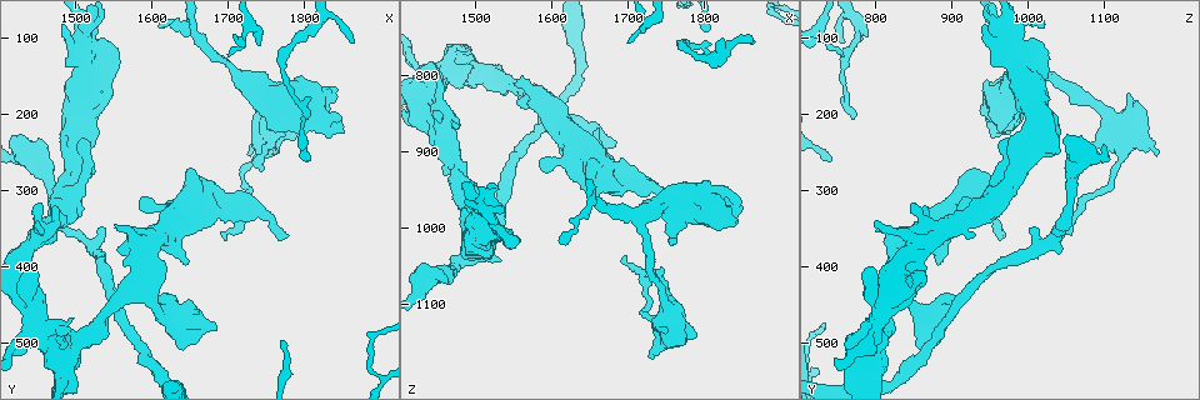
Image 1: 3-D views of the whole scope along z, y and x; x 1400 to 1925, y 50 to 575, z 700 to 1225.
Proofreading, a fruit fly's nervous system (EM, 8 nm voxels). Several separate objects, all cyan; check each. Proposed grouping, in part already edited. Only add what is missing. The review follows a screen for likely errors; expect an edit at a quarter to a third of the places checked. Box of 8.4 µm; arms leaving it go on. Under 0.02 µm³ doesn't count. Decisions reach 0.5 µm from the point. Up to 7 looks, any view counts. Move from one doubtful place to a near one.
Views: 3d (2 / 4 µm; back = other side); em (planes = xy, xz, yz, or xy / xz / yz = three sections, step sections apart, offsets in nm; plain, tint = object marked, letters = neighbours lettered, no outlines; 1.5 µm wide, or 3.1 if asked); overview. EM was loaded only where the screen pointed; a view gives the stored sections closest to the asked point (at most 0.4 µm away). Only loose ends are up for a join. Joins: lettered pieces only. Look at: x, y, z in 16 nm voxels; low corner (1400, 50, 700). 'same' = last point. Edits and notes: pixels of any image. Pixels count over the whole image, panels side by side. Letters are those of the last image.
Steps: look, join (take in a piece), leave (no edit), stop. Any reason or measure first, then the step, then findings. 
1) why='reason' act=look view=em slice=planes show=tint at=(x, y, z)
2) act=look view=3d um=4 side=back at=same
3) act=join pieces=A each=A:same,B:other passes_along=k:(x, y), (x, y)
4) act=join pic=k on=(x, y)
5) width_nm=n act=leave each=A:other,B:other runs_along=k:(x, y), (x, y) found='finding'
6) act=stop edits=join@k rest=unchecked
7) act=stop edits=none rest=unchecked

why='thin end' act=look view=em slice=xy step=8 show=letters at=(1780, 365, 970)

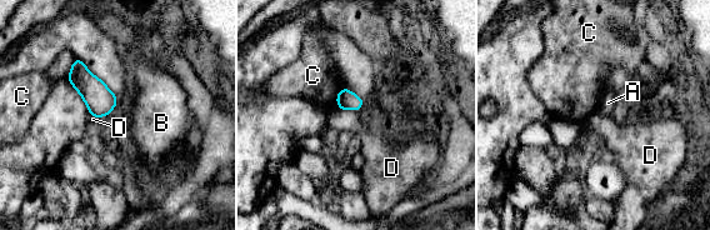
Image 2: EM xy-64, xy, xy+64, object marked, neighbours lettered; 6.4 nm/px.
act=leave each=A:other,B:other,C:other,D:other border=2:(339, 108), (358, 111) found='none of them fits'

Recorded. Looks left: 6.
why='free end' act=look view=3d um=4 at=(1790, 225, 1140)

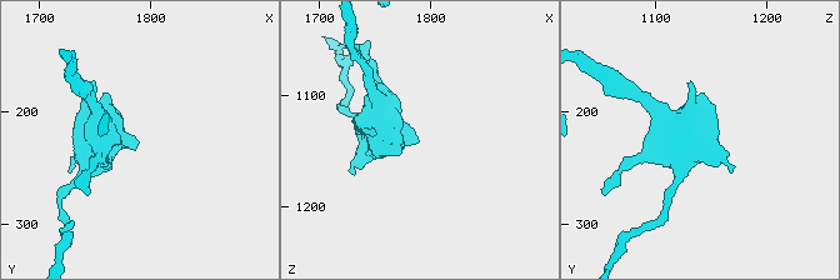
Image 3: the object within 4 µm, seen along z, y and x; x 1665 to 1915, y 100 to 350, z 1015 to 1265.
act=look view=em um=3.1 slice=planes show=letters at=(1788, 226, 1134)

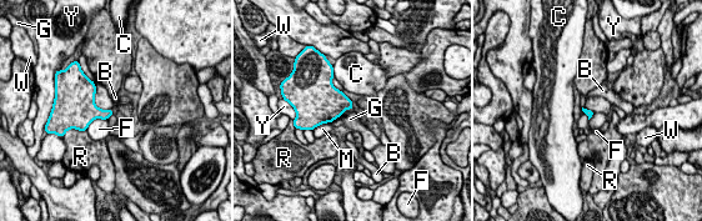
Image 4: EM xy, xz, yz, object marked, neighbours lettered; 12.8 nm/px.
longest_contact=G:420nm act=leave each=B:other,C:other,F:other,G:other,M:other,R:other,W:other,Y:other found='none of them fits'

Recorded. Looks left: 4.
why='thin end' act=look view=3d um=4 at=(1865, 105, 755)

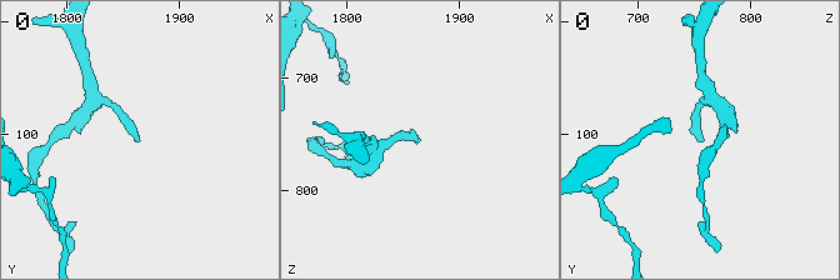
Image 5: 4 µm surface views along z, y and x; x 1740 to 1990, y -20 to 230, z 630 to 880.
why='need the tissue' act=look view=em slice=planes show=tint at=(1862, 106, 756)

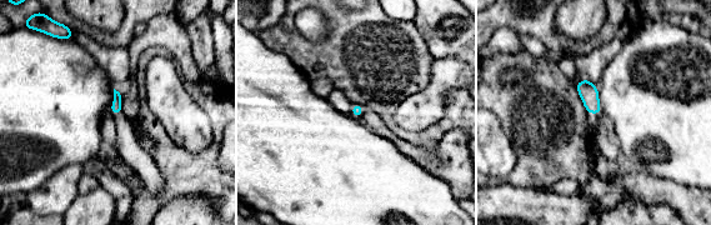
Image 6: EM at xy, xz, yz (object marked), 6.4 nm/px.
why='what lies round it' act=look view=em slice=planes show=letters at=same

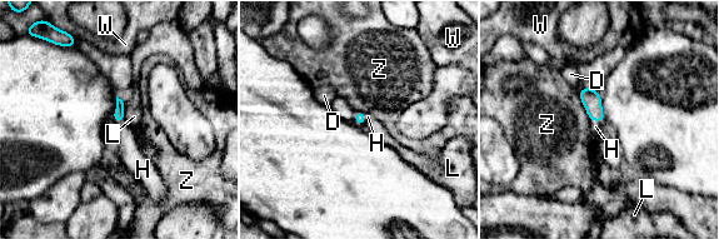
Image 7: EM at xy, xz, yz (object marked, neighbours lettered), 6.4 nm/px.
width_nm=70 act=join pieces=H each=D:other,H:same,L:other,W:other,Z:other passes_along=7:(592, 101), (598, 120), (595, 127) found='the neuron continues'

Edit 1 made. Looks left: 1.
act=stop edits=join@7 rest=unchecked

